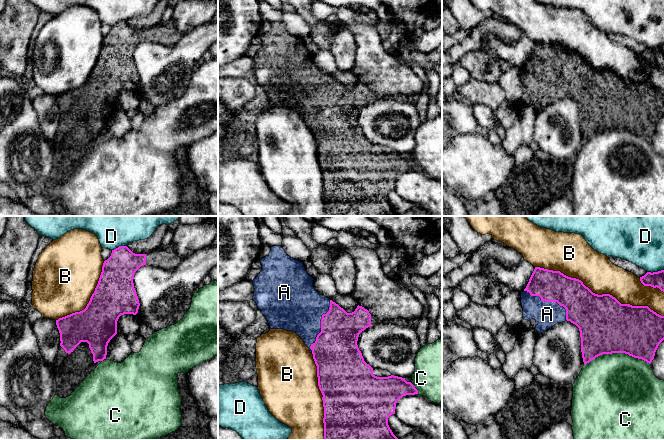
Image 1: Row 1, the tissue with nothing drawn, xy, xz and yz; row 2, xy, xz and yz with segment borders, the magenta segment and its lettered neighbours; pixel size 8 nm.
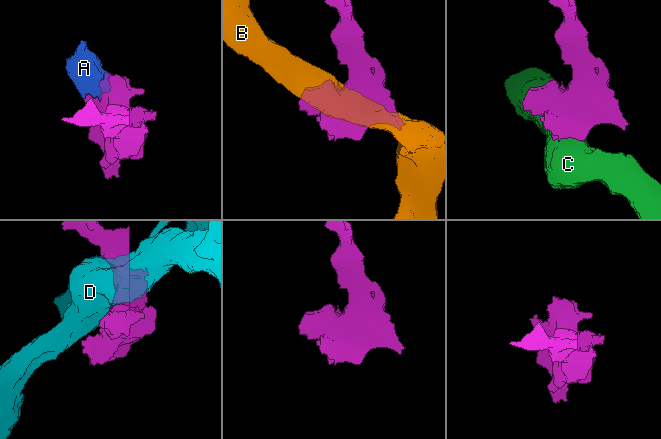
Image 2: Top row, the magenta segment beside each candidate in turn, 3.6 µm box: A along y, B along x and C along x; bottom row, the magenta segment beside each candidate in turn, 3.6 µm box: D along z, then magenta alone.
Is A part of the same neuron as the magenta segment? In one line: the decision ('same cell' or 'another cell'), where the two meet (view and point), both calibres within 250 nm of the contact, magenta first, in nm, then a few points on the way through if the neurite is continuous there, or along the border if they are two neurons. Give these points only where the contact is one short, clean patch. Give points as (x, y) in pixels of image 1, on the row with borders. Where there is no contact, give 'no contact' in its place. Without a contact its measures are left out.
same cell; contact xz (321, 326); calibres 360 and 400 nm

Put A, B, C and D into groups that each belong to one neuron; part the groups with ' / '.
A / B / C / D

